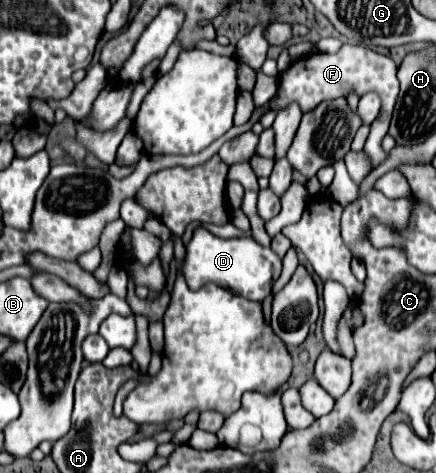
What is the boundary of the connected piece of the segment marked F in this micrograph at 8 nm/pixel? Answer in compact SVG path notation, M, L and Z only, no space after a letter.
M344 44L340 48L340 52L336 52L336 54L314 54L310 58L298 60L286 72L282 72L278 78L280 80L280 84L278 84L280 96L274 100L272 110L284 108L290 102L298 102L302 112L308 112L308 110L316 108L322 100L332 100L332 98L344 96L348 90L354 90L360 96L366 92L378 92L382 98L382 110L380 110L380 116L372 122L372 130L370 130L370 136L368 136L366 148L364 148L364 152L370 160L370 168L374 170L388 158L388 152L382 150L382 140L388 134L394 102L396 102L400 90L396 70L398 70L398 66L394 64L392 58L382 56L382 54L378 54L370 48L364 48L364 46Z

